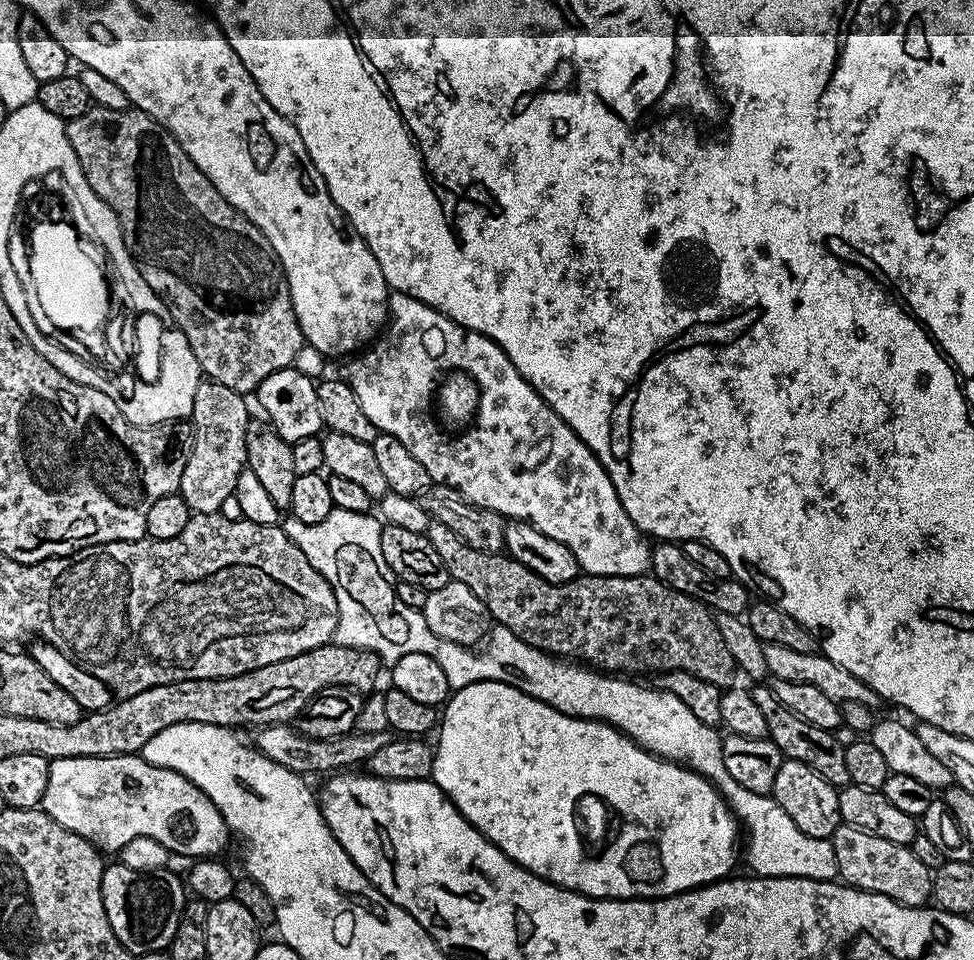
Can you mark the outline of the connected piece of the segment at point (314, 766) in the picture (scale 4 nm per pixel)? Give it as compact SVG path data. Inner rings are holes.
M270 724L259 729L260 732L254 739L254 746L266 758L278 762L278 766L286 766L286 770L309 774L308 772L324 772L323 774L336 774L341 770L352 770L360 764L367 765L368 759L382 746L386 746L394 736L391 731L378 734L366 734L355 730L346 734L338 734L334 738L322 738L315 740L309 736L303 736L295 727L288 724Z

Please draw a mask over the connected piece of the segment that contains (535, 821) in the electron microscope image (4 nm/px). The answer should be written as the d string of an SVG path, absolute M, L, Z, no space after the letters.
M487 680L486 682L474 682L465 688L455 689L449 695L446 703L442 708L442 719L438 724L438 733L440 732L440 741L435 741L434 751L434 770L430 777L433 784L437 784L448 796L450 803L455 806L460 813L467 818L476 829L483 834L486 839L494 846L498 846L498 850L502 850L502 854L506 854L510 859L522 866L528 872L533 872L538 878L549 880L552 884L557 884L563 888L568 888L571 892L580 892L583 896L590 896L597 900L635 900L637 898L659 898L661 896L673 896L679 892L687 892L690 888L703 888L705 884L714 884L717 880L725 879L729 875L728 872L736 864L736 856L738 860L738 848L736 852L736 828L738 832L738 821L732 815L732 809L728 806L728 801L716 791L713 784L704 776L699 776L693 772L691 768L686 768L682 764L675 764L672 760L664 760L660 756L655 756L653 752L647 752L640 744L635 744L632 739L613 728L611 724L602 720L584 720L580 716L567 716L558 710L554 710L554 706L546 706L546 702L542 702L538 698L534 698L530 694L526 694L522 690L518 690L514 686L510 686L506 682L494 682Z

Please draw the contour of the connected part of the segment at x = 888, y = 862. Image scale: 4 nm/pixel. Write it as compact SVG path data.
M843 822L830 839L834 846L837 877L849 888L882 894L907 908L923 908L932 900L933 869L922 866L911 847L898 846L898 842L866 834L866 830L858 830Z

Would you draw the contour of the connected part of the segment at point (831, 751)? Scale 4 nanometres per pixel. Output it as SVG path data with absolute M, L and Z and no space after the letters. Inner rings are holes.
M757 683L751 689L751 694L754 702L758 702L758 707L762 709L763 716L766 717L768 739L775 742L784 759L797 760L802 762L802 766L810 766L814 774L826 778L826 782L830 782L837 790L852 783L850 769L846 767L846 750L842 742L838 742L835 732L818 730L818 726L810 726L810 722L802 722L798 714L786 710L786 706L782 706L778 698L774 698L772 689L767 683Z

